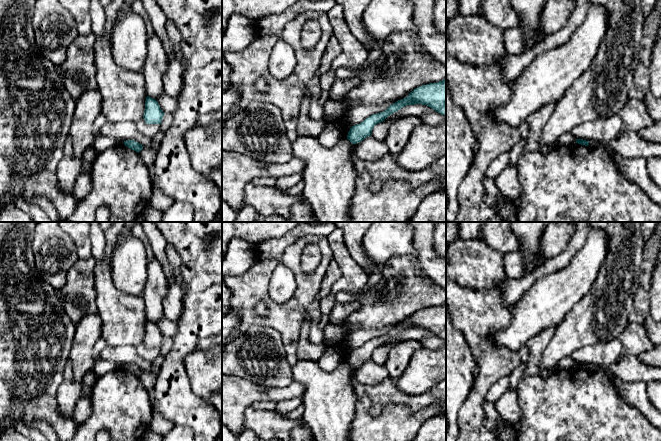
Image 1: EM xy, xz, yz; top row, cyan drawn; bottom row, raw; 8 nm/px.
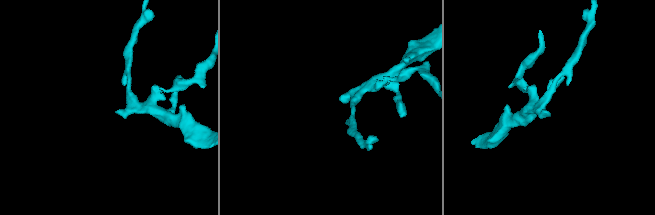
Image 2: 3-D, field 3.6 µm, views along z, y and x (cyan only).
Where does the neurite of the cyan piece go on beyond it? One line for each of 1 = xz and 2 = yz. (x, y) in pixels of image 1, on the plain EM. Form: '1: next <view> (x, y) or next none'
1: next none
2: next none

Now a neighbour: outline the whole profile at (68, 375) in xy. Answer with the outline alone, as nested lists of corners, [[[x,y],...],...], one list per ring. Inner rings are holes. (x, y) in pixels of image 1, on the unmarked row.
[[[70,358],[67,360],[65,371],[64,371],[64,380],[65,381],[72,381],[73,373],[72,373],[72,366],[71,366],[71,360]]]

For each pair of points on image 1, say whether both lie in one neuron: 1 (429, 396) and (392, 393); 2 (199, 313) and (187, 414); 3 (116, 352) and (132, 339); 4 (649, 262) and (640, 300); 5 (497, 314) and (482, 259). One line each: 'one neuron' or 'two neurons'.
1: one neuron
2: one neuron
3: two neurons
4: one neuron
5: two neurons

